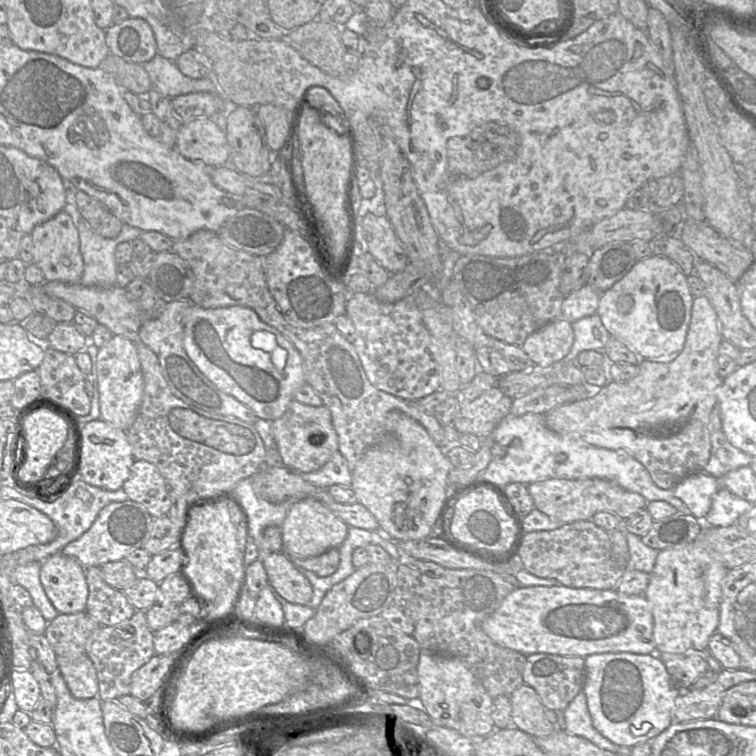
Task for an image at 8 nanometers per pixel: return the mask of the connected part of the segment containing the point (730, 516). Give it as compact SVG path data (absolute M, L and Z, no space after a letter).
M720 488L715 495L713 496L712 499L712 504L710 507L710 510L708 511L707 515L705 516L704 519L697 519L697 520L702 520L704 522L704 526L715 526L715 527L728 527L733 525L737 519L747 511L749 511L752 508L753 504L736 496L735 494L732 494L730 491L724 488Z

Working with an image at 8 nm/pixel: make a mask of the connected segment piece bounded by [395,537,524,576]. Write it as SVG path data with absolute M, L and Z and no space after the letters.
M438 537L395 542L404 559L427 560L446 569L486 570L496 573L508 573L513 576L524 569L520 558L510 564L493 565L453 549Z

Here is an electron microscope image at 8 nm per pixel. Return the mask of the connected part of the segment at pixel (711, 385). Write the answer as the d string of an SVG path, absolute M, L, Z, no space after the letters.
M705 295L695 297L686 341L674 360L664 363L639 360L638 372L632 379L625 382L608 381L586 398L554 408L544 414L545 423L564 438L629 454L648 470L659 488L673 489L683 478L703 472L710 458L710 413L717 405L717 388L723 381L717 373L717 355L722 340L717 314L711 302Z

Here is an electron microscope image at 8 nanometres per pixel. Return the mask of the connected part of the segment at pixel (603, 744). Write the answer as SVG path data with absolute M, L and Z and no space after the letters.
M579 692L564 710L565 731L586 738L598 748L617 753L619 745L601 735L593 726L586 695Z

